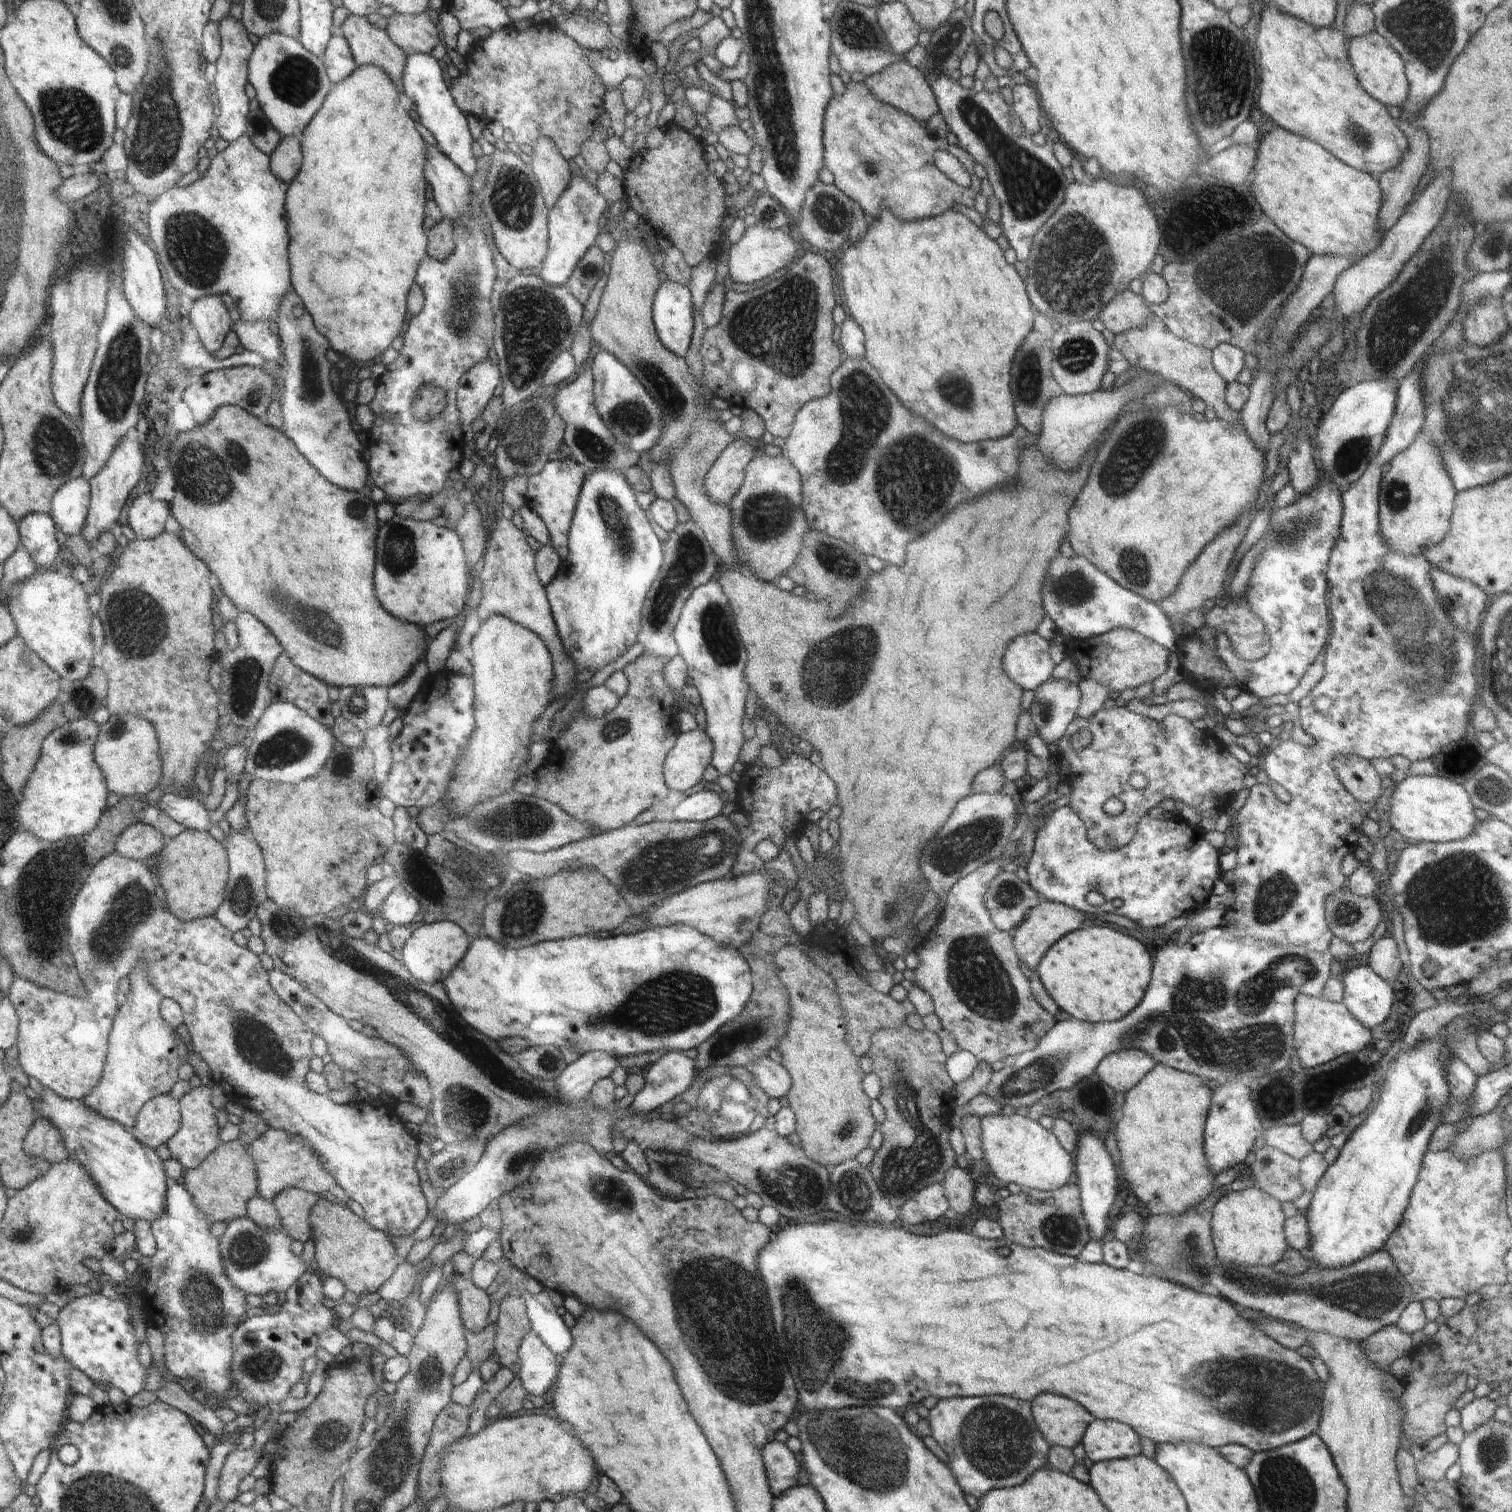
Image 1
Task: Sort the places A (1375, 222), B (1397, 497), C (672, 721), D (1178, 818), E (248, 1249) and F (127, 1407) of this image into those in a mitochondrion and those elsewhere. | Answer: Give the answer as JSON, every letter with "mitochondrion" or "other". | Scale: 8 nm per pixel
{"A":"other","B":"mitochondrion","C":"other","D":"other","E":"mitochondrion","F":"other"}

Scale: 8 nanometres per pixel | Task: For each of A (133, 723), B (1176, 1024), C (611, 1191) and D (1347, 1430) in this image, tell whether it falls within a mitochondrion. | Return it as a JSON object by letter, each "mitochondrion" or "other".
{"A":"other","B":"mitochondrion","C":"mitochondrion","D":"other"}

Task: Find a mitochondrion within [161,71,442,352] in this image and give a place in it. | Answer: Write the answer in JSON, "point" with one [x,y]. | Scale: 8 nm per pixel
{"point":[259,124]}

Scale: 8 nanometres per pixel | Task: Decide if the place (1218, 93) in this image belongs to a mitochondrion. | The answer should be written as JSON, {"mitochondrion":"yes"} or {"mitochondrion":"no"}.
{"mitochondrion":"yes"}

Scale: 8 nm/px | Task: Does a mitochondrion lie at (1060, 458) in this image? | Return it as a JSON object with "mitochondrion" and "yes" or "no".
{"mitochondrion":"no"}

